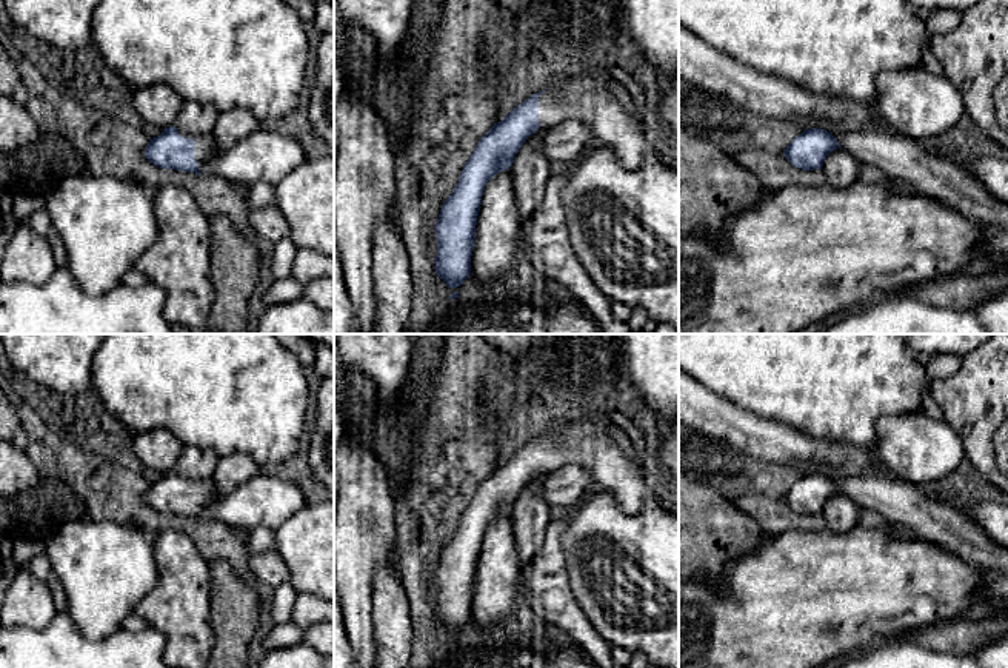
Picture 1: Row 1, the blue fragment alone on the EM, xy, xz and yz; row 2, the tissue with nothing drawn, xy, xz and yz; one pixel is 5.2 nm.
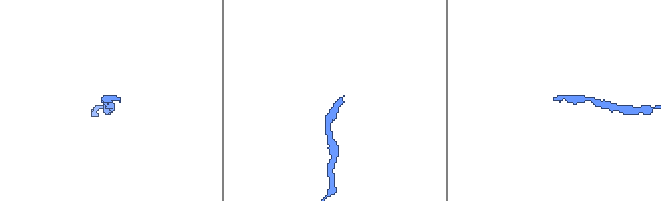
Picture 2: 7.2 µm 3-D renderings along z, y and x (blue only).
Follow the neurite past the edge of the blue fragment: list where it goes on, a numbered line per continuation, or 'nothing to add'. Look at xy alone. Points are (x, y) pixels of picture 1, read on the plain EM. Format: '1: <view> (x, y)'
1: xy (263, 500)

